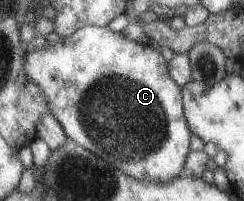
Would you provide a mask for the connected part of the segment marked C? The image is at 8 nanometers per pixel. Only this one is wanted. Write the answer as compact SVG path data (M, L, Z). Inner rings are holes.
M88 25L69 37L28 51L24 70L27 78L42 88L49 110L63 124L68 139L100 155L128 176L145 181L168 182L182 174L191 153L193 134L183 109L182 87L171 77L168 63L160 50L149 44L136 42L108 27Z

